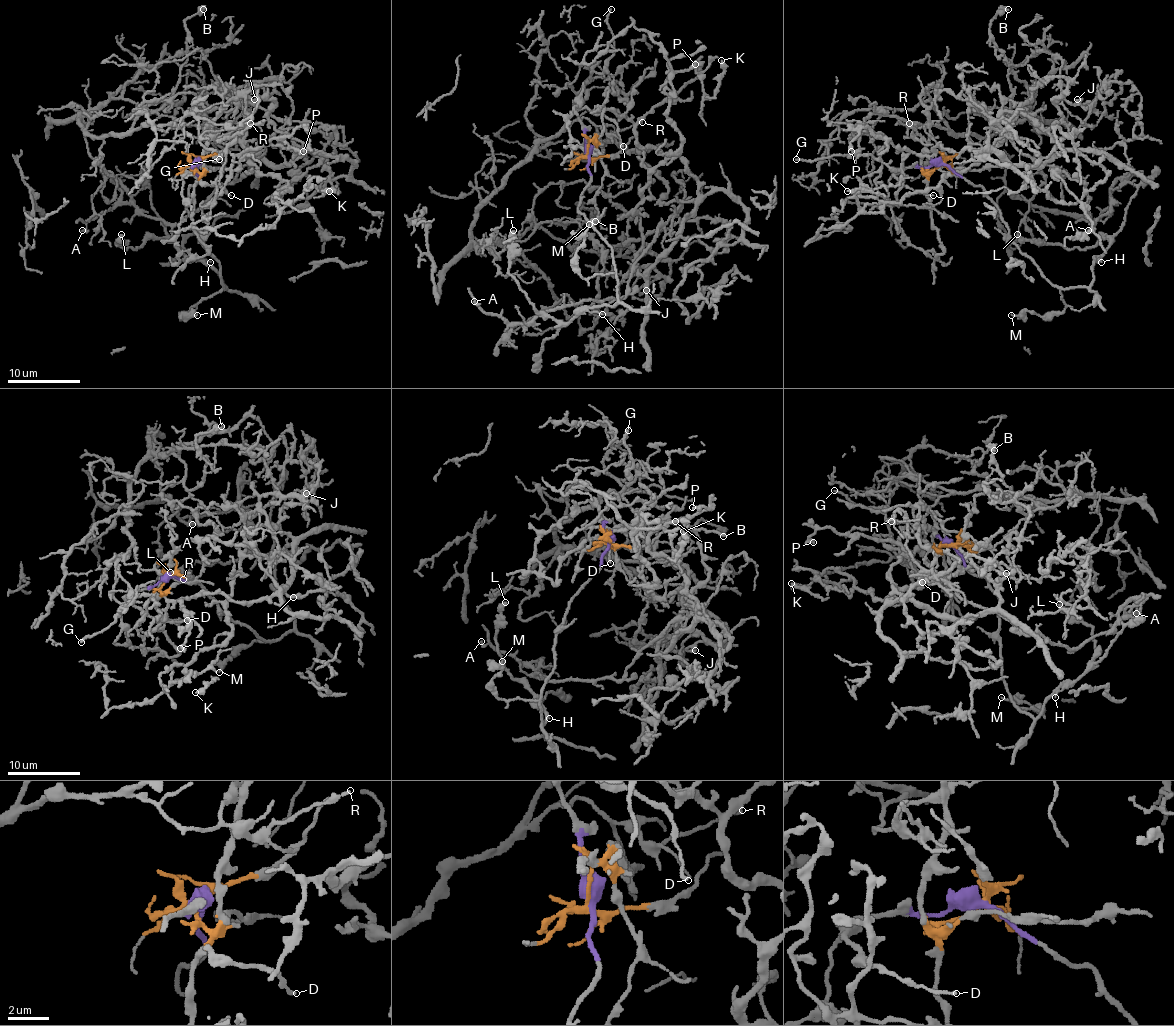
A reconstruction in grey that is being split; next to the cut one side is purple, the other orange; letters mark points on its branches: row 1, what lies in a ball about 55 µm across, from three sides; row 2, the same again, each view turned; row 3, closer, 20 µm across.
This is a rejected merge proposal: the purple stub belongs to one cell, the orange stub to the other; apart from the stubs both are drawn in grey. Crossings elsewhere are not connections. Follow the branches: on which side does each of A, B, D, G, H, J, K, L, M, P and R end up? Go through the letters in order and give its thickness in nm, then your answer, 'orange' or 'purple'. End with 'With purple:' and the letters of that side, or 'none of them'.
A: 180 nm | orange
B: 160 nm | orange
D: 140 nm | purple
G: 170 nm | orange
H: 110 nm | purple
J: 280 nm | orange
K: 400 nm | orange
L: 420 nm | purple
M: 150 nm | purple
P: 190 nm | orange
R: 190 nm | orange
With purple: D, H, L, M

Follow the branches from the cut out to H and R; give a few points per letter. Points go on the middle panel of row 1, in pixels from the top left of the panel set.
H: (586, 154), (590, 183), (577, 209), (610, 245), (618, 276), (618, 300), (588, 309), (603, 315)
R: (586, 154), (586, 145), (596, 134), (601, 141), (596, 129), (599, 127), (614, 134), (641, 121)

